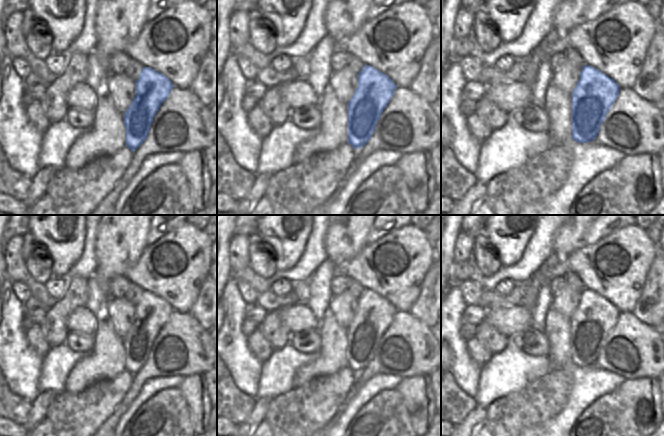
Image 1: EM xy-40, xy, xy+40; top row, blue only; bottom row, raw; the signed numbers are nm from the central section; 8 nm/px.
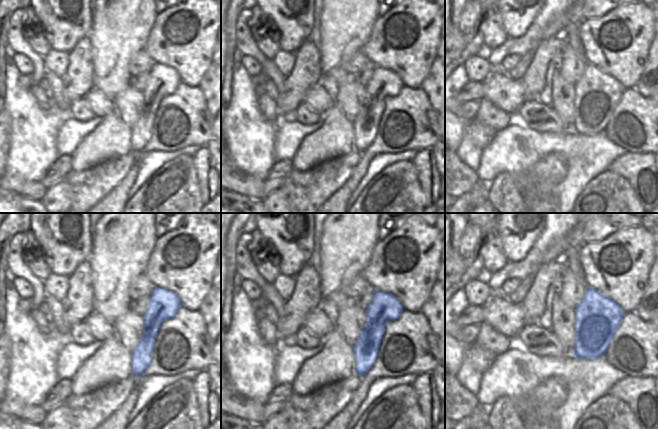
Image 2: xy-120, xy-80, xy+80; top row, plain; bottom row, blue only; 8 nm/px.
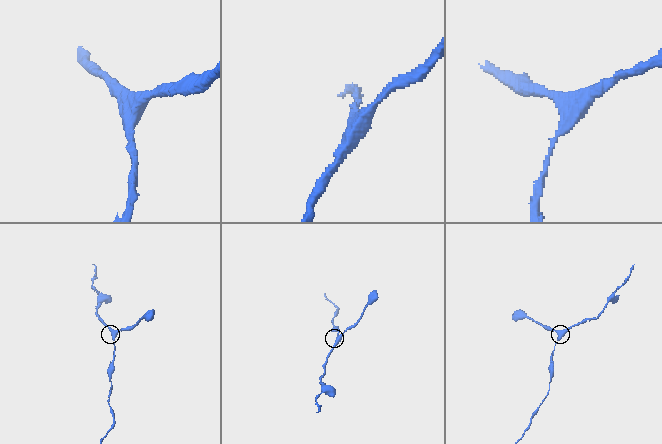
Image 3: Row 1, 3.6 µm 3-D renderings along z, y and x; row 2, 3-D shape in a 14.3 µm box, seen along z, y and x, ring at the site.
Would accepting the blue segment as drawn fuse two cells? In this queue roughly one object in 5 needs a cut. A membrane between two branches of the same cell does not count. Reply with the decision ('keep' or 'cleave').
keep

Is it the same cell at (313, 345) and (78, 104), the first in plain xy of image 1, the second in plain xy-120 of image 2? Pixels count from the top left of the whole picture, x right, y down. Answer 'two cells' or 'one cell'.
one cell

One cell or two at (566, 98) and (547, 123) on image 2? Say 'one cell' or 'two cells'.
two cells

